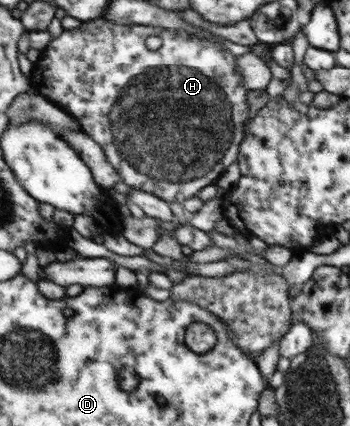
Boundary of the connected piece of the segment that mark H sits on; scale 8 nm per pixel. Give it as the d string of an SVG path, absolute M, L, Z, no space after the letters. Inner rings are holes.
M98 19L84 22L81 27L66 30L51 45L44 50L42 57L36 62L32 72L33 88L37 94L55 102L69 114L72 114L80 123L81 130L91 135L107 151L109 161L118 169L118 172L126 179L133 188L145 189L148 192L158 193L162 199L178 201L182 203L186 199L198 196L198 193L208 187L218 183L218 177L224 173L228 165L234 163L234 153L240 149L240 141L244 137L244 121L248 119L248 105L246 105L246 95L248 88L244 87L244 77L239 73L236 55L232 55L229 50L219 47L218 43L213 43L208 39L190 35L187 32L178 32L155 26L134 26L131 24L118 24L108 19ZM158 36L164 42L162 47L152 51L148 47L148 37Z

